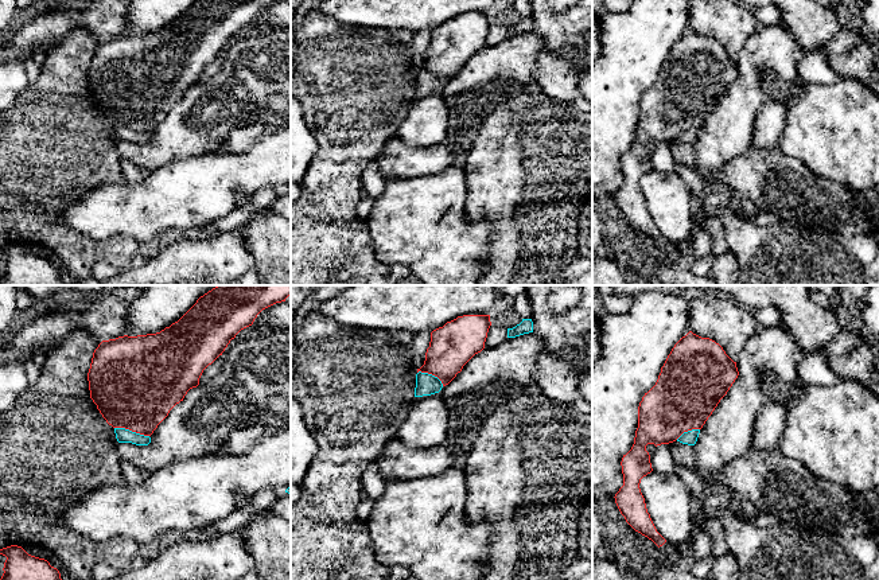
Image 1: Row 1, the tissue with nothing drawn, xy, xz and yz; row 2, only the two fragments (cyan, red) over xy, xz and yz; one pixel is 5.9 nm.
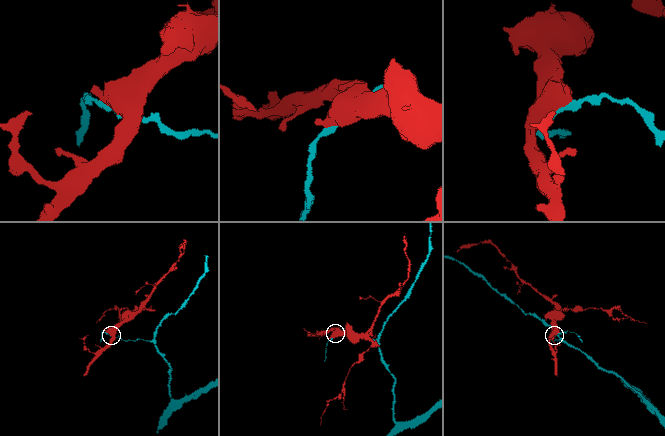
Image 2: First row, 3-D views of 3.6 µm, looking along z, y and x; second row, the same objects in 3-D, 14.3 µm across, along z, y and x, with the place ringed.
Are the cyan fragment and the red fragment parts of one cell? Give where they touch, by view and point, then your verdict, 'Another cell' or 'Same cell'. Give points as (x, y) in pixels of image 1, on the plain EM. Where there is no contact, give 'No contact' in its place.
Touches cyan at xy (131, 129). Another cell

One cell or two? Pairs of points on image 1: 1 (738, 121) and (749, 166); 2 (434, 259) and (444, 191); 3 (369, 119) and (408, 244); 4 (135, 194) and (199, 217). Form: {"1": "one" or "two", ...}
{"1": "two", "2": "one", "3": "two", "4": "one"}

